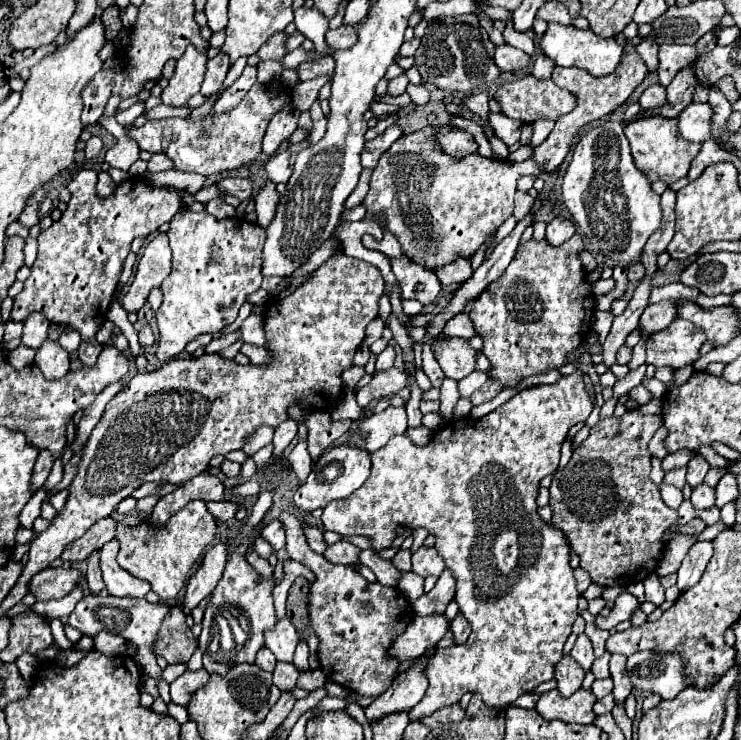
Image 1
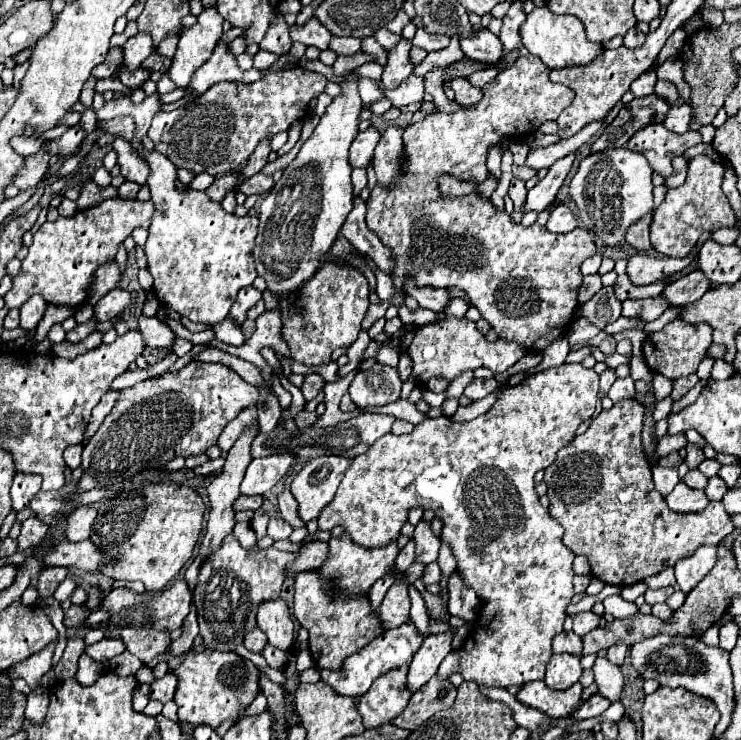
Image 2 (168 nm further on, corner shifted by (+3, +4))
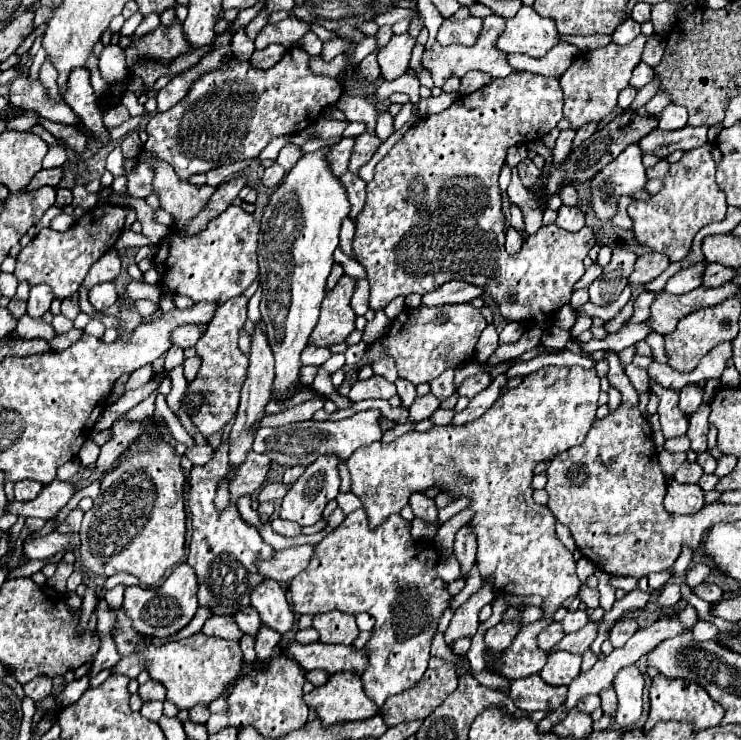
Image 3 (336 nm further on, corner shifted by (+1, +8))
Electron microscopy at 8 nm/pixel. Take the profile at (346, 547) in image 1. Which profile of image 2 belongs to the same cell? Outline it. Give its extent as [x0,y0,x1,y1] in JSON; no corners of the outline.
[289,542,329,576]

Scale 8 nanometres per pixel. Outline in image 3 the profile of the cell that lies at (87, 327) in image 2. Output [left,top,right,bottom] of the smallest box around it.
[51,314,73,334]

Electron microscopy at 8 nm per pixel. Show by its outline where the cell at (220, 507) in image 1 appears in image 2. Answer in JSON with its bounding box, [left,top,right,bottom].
[233,496,261,512]

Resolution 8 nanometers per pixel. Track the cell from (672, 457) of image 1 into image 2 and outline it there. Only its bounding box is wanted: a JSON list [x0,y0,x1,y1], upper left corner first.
[657,434,687,458]

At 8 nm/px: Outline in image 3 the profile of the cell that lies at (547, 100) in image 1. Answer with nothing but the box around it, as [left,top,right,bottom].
[353,72,595,328]

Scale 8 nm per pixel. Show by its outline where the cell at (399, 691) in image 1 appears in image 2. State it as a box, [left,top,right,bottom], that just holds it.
[405,632,451,694]

